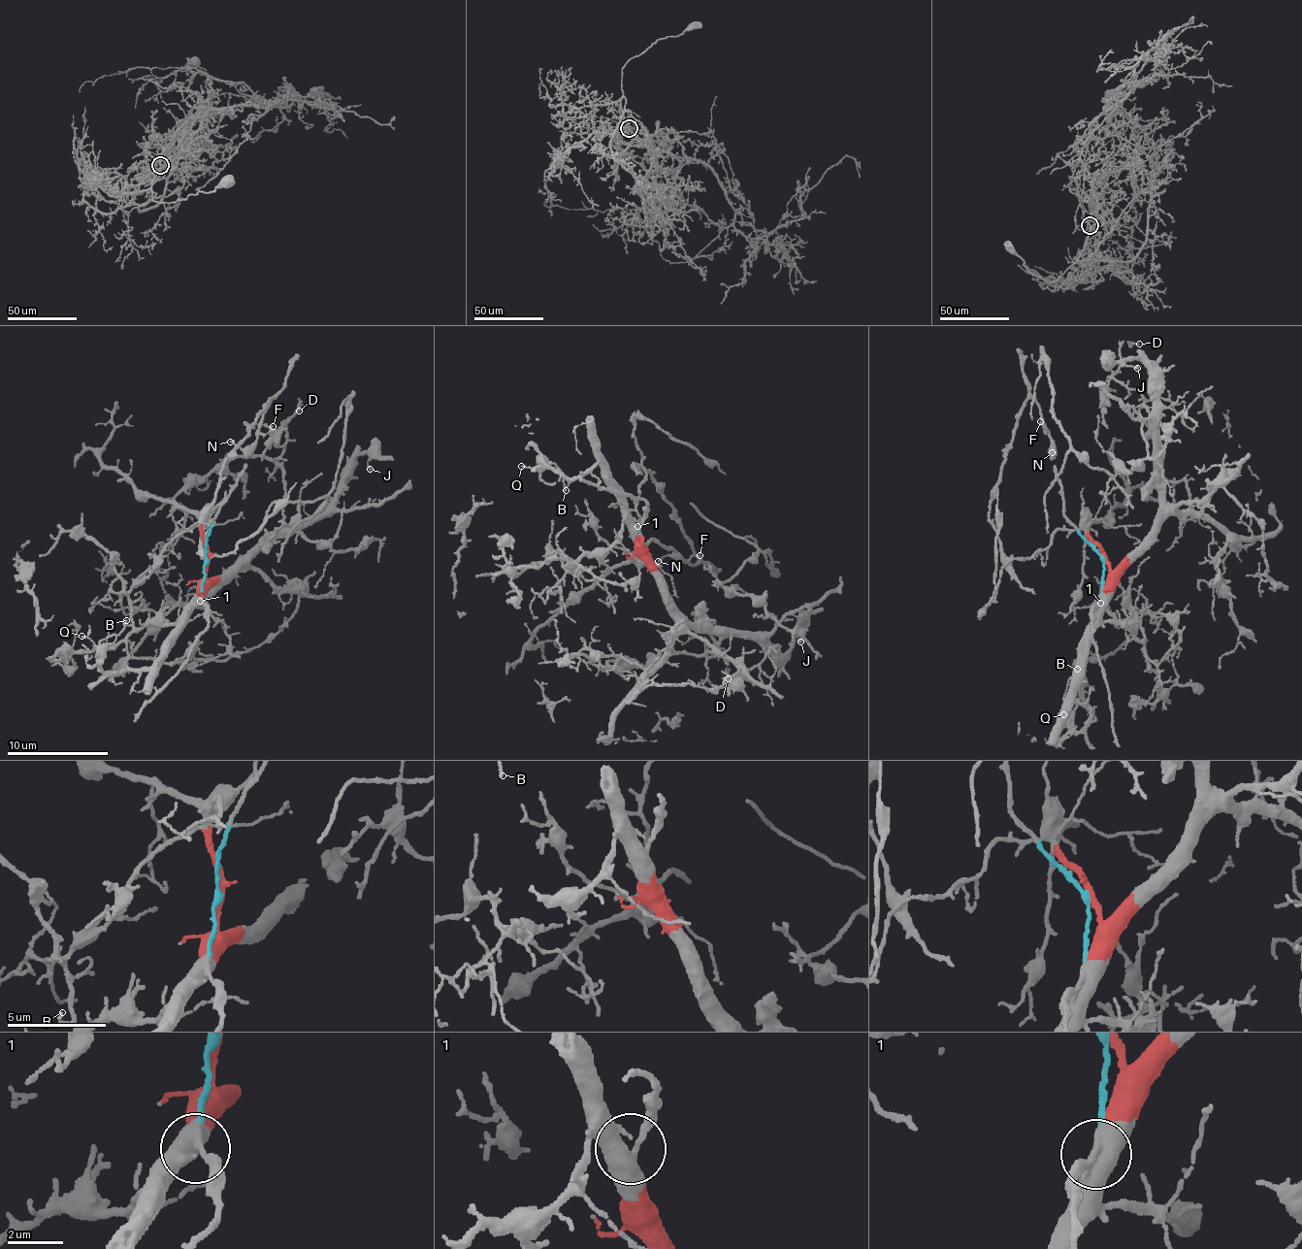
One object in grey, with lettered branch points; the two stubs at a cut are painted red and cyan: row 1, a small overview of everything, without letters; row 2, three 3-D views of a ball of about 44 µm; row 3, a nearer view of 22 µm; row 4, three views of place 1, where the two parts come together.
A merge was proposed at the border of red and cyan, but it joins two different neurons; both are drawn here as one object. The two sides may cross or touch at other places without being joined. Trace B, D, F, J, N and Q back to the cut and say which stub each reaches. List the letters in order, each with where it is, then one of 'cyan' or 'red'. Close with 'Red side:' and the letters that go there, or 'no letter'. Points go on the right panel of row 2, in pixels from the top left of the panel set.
B: place (1077, 669); red
D: place (1139, 344); red
F: place (1040, 421); cyan
J: place (1137, 368); red
N: place (1052, 452); cyan
Q: place (1063, 714); red
Red side: B, D, J, Q

